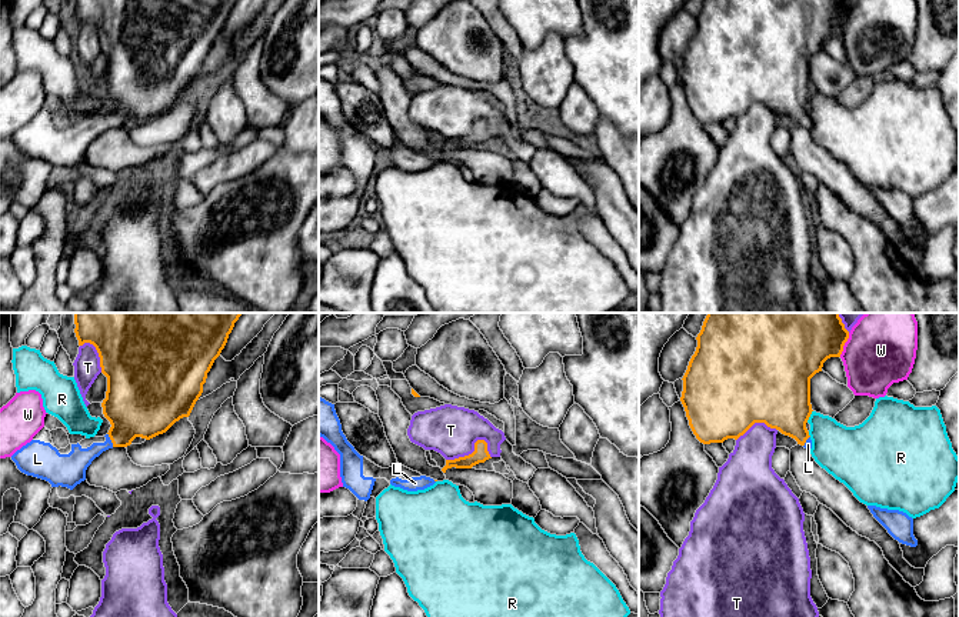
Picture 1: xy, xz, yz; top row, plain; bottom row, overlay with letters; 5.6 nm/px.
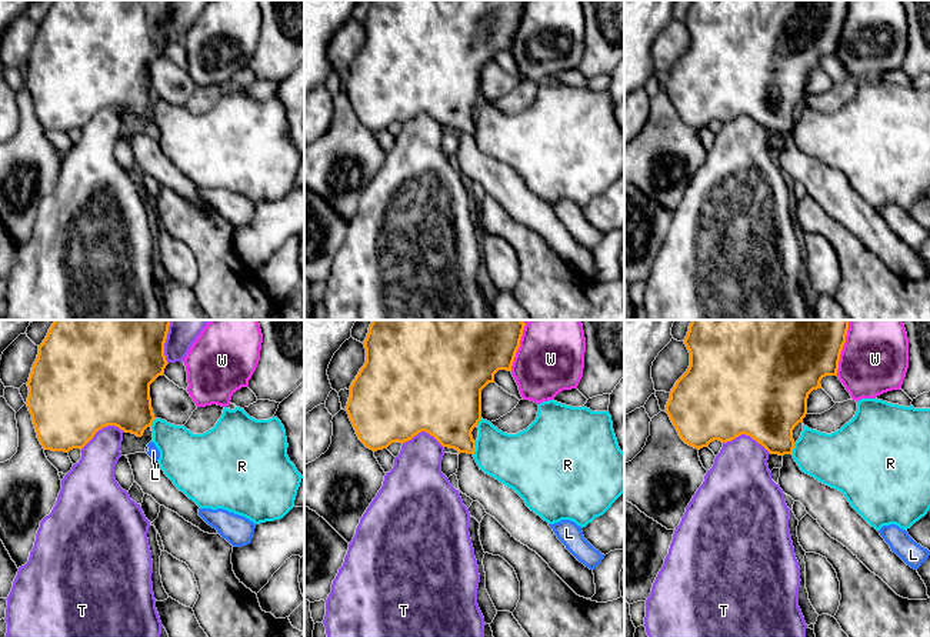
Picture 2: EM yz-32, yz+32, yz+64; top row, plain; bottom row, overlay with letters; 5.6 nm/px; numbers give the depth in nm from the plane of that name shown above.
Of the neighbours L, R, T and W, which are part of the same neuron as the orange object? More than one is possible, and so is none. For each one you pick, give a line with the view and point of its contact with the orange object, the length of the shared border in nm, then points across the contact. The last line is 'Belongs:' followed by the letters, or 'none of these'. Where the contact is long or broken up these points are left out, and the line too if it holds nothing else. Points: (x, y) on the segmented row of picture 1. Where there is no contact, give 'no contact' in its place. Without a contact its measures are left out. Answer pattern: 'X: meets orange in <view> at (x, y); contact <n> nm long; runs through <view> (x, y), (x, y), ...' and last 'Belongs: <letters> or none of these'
L: meets orange in xy at (110, 439); contact 90 nm long; runs through xy (137, 404), (129, 420), (110, 439), (75, 464)
Belongs: L

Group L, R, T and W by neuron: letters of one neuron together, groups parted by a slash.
L / R / T / W

